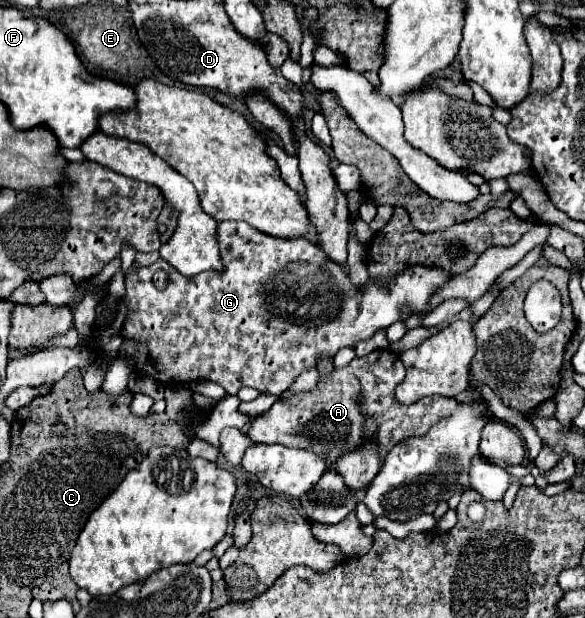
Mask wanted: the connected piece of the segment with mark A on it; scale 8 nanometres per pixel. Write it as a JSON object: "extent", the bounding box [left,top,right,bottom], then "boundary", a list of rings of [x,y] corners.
{"extent":[247,349,457,463],"boundary":[[[389,349],[373,351],[365,357],[355,357],[349,365],[333,371],[329,375],[319,377],[319,383],[311,391],[303,391],[293,395],[285,401],[275,401],[271,409],[257,415],[251,421],[251,427],[247,431],[249,439],[253,443],[265,443],[265,445],[285,445],[285,447],[299,447],[299,449],[311,449],[313,453],[325,457],[329,463],[335,463],[341,455],[347,451],[357,449],[365,437],[363,437],[363,417],[359,407],[363,407],[371,417],[377,419],[377,447],[381,459],[393,449],[393,445],[401,443],[403,439],[411,435],[425,435],[433,423],[449,417],[457,409],[457,401],[441,395],[425,397],[413,405],[397,403],[395,399],[395,387],[403,381],[405,369],[397,353]]]}

